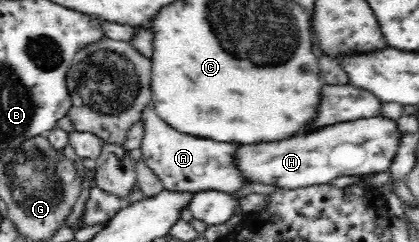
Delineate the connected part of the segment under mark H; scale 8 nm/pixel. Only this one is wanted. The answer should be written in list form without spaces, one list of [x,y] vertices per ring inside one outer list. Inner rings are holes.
[[[372,116],[326,125],[310,135],[292,135],[285,140],[240,144],[237,163],[249,182],[298,189],[323,185],[340,176],[360,176],[389,171],[398,156],[402,130],[398,122],[385,116]]]

